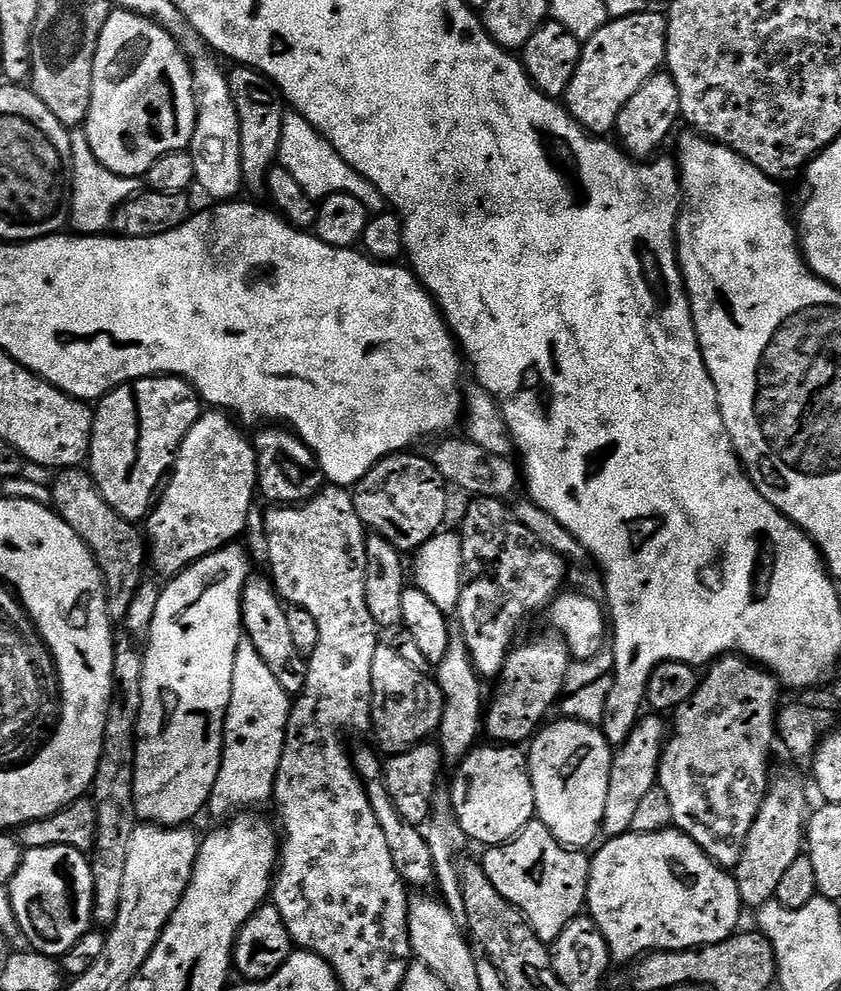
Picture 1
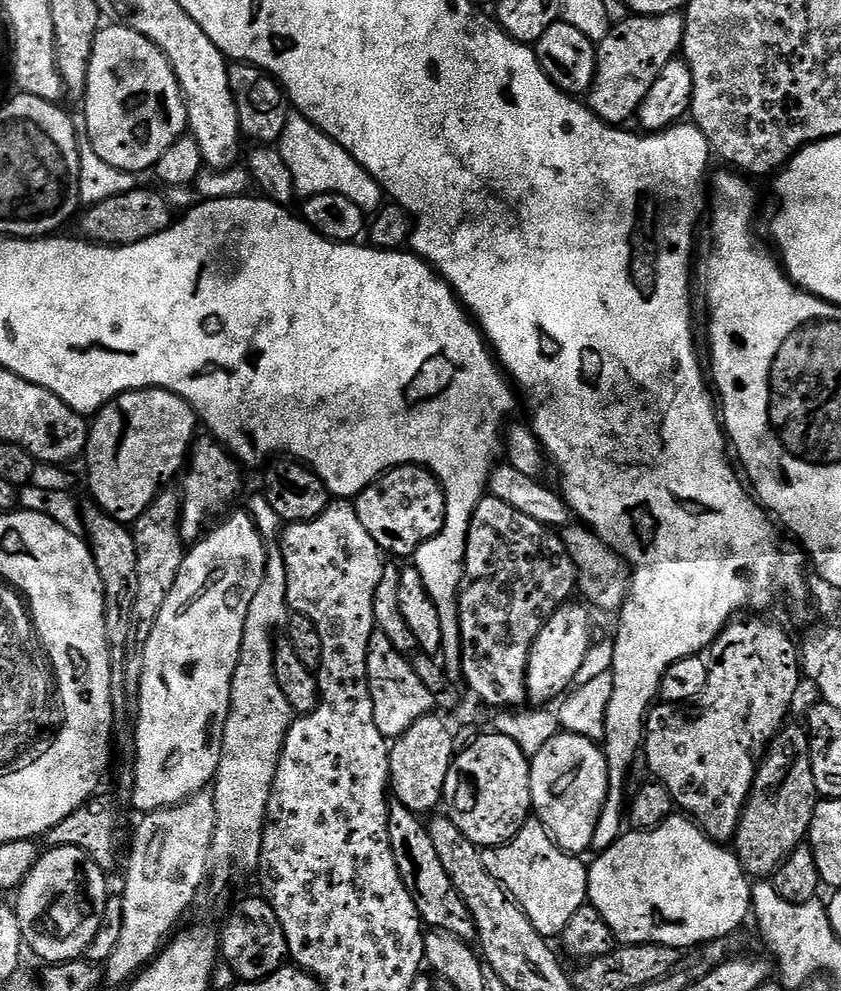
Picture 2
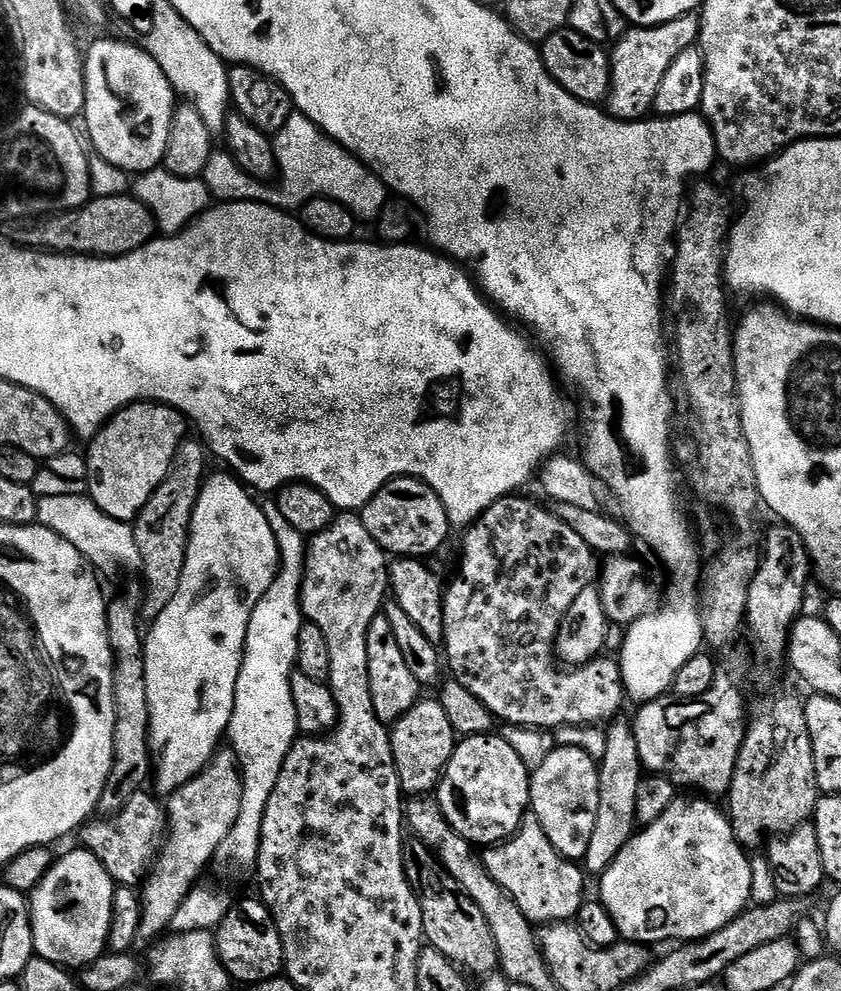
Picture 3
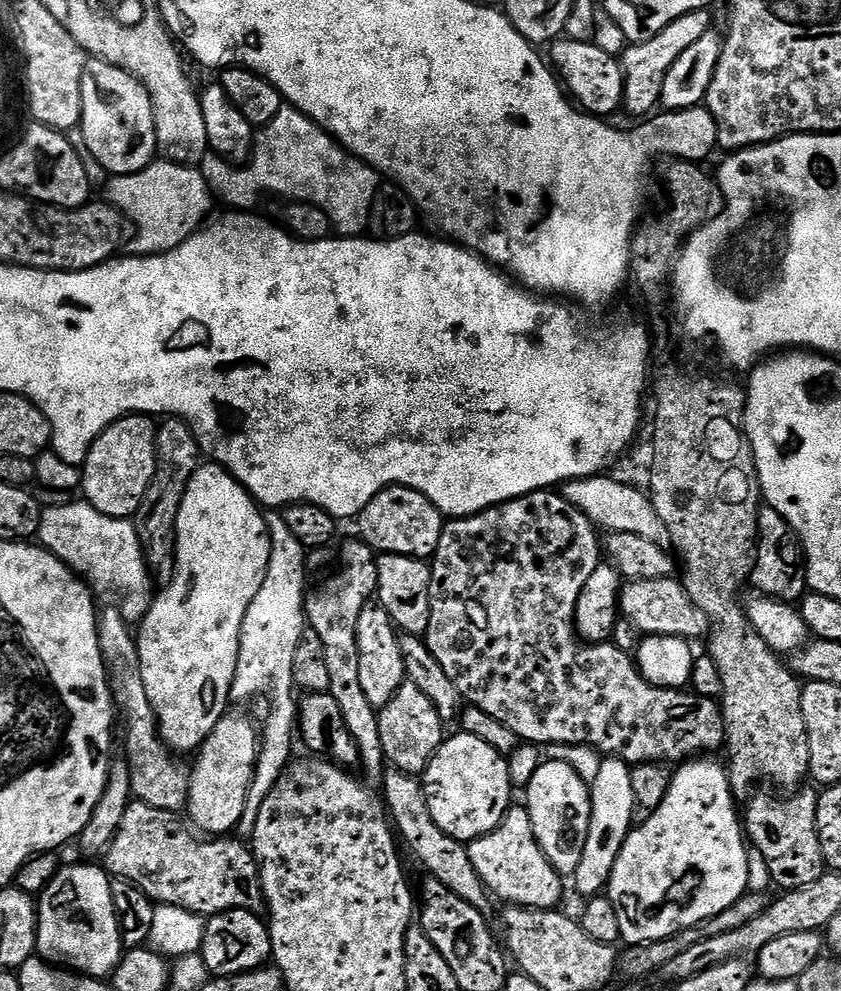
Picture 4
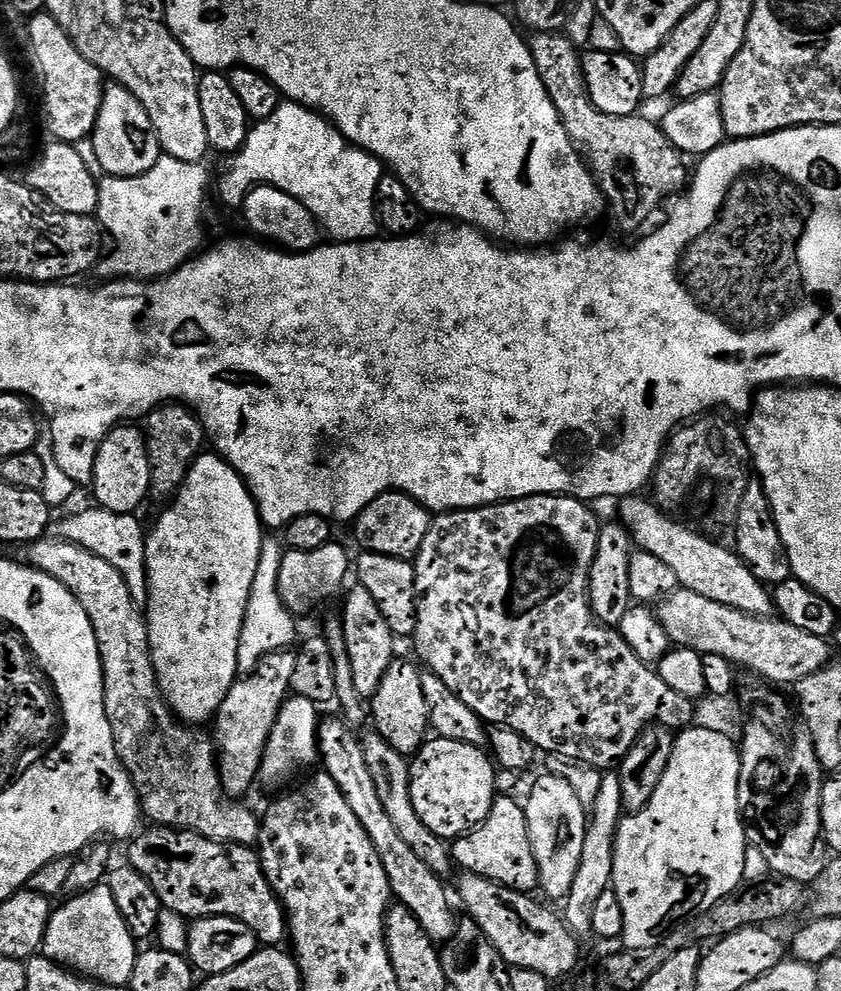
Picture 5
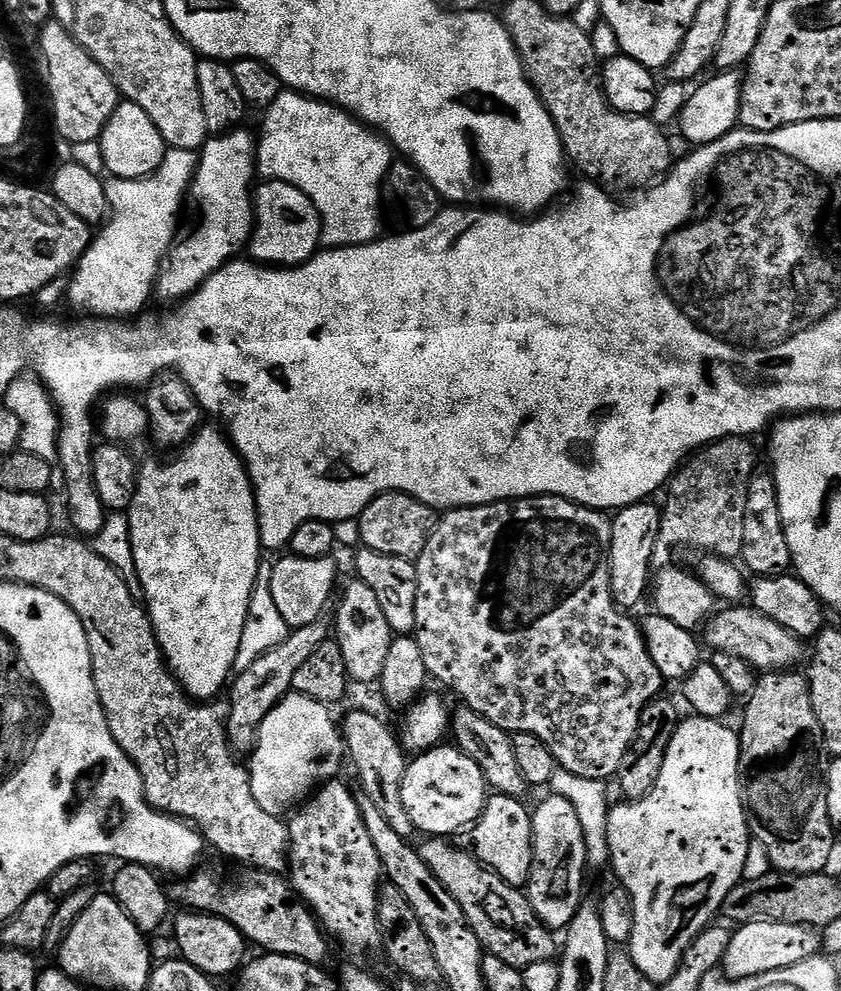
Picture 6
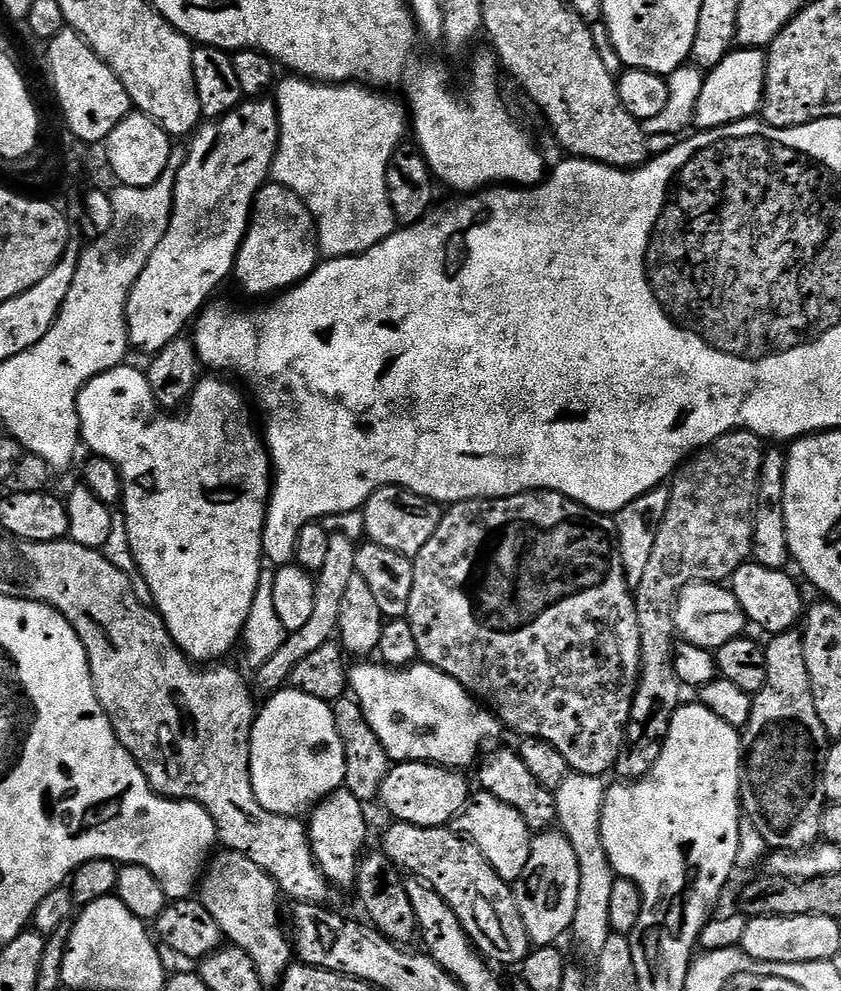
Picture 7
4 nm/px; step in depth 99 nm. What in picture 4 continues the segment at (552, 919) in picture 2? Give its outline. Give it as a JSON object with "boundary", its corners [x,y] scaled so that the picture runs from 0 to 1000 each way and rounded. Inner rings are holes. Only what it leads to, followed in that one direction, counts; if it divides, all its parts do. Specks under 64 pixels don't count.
{"boundary":[[[605,814],[587,839],[555,853],[559,870],[564,870],[568,886],[573,886],[577,896],[591,909],[604,908],[599,910],[621,916],[660,917],[665,913],[661,911],[671,904],[672,889],[642,857],[627,814],[614,814]]]}

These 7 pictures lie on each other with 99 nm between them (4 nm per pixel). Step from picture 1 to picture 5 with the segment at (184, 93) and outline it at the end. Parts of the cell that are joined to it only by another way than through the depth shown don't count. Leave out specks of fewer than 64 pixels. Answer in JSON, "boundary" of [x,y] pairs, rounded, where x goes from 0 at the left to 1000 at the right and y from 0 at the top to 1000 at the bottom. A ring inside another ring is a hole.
{"boundary":[[[141,83],[130,84],[125,88],[108,141],[121,172],[130,178],[168,177],[178,172],[193,156],[178,115],[174,115],[169,103],[164,103],[164,99],[159,99],[159,95],[155,95],[155,91]]]}

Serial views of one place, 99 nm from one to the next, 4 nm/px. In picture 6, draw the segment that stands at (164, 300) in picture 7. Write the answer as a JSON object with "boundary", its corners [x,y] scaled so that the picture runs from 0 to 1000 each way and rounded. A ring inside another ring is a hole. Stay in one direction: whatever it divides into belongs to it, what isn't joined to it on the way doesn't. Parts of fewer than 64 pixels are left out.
{"boundary":[[[287,127],[275,133],[253,136],[245,142],[241,149],[237,150],[233,162],[233,176],[226,187],[226,206],[233,209],[233,223],[224,234],[219,243],[206,245],[194,263],[189,280],[183,292],[187,300],[195,303],[218,305],[228,296],[234,295],[241,287],[252,280],[259,271],[272,262],[284,259],[296,245],[302,229],[302,206],[297,201],[297,191],[301,189],[300,177],[306,177],[304,169],[304,142],[306,138],[294,133],[294,128]]]}

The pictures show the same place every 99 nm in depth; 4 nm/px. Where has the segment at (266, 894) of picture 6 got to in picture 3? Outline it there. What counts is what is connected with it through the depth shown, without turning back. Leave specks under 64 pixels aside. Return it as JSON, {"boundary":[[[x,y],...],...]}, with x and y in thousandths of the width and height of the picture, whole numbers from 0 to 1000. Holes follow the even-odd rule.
{"boundary":[[[163,797],[162,800],[147,810],[146,815],[141,816],[132,825],[124,826],[128,828],[113,827],[114,826],[111,826],[108,829],[101,830],[99,835],[94,837],[94,851],[99,853],[99,855],[108,858],[108,860],[119,867],[121,874],[132,882],[134,889],[137,889],[139,893],[165,893],[168,889],[172,887],[174,881],[178,876],[176,855],[178,855],[181,851],[184,853],[193,844],[195,827],[191,816],[189,819],[188,816],[181,815],[180,805],[171,800],[171,797]],[[113,840],[125,840],[128,845],[126,845],[120,852],[114,852],[113,846],[109,845]]]}

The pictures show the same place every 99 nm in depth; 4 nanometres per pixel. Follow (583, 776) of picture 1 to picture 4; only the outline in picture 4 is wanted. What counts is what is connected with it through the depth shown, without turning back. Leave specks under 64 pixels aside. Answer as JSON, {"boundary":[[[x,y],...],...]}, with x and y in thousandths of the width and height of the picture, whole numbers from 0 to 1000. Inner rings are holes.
{"boundary":[[[648,766],[630,787],[625,802],[625,814],[642,857],[667,885],[684,885],[687,870],[692,870],[692,858],[697,858],[697,842],[702,838],[704,801],[700,791],[673,769]]]}

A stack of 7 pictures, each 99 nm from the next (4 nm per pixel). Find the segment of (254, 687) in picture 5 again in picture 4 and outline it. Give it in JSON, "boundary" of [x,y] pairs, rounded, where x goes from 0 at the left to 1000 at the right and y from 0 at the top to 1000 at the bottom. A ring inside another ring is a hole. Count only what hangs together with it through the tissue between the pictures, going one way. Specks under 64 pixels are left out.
{"boundary":[[[279,716],[268,718],[259,733],[250,737],[238,752],[231,763],[233,772],[229,770],[226,775],[221,819],[228,822],[239,841],[265,845],[289,825],[295,815],[295,802],[300,799],[300,786],[304,783],[304,766],[310,763],[312,739],[306,728],[303,731],[297,724]]]}

